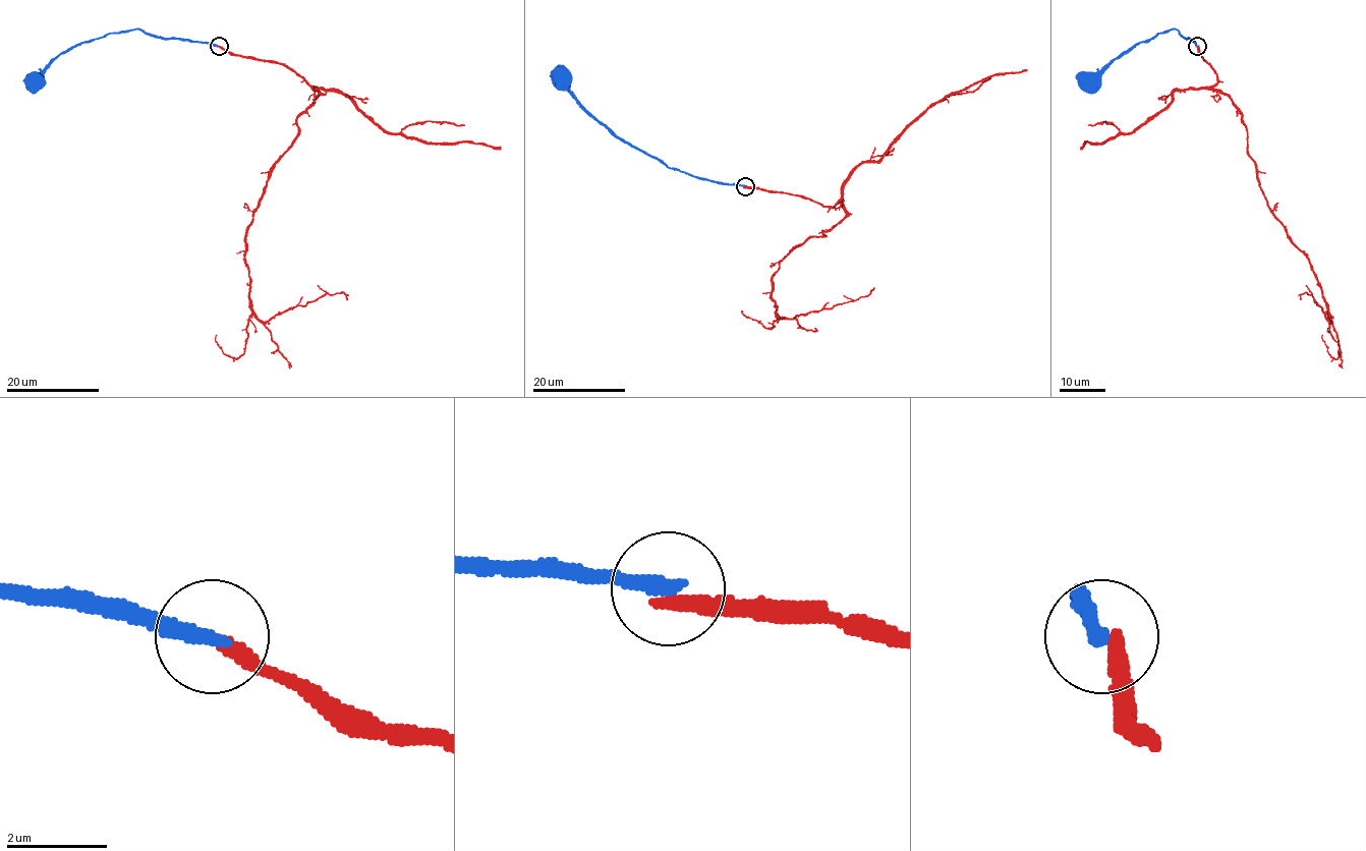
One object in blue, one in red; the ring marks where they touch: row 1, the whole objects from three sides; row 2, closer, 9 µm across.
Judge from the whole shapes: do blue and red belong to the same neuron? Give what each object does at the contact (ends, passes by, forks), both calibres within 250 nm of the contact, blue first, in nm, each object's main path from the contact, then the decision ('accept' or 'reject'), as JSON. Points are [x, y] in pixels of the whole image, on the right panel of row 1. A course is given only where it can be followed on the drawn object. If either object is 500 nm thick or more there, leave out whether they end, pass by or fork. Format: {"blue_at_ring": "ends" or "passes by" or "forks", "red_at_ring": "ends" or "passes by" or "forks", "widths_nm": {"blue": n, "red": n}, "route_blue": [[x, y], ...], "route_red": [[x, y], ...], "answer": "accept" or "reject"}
{"blue_at_ring": "ends", "red_at_ring": "ends", "widths_nm": {"blue": 320, "red": 300}, "route_blue": [[1197, 46], [1176, 30], [1170, 30], [1121, 52], [1090, 80]], "route_red": [[1197, 46], [1216, 73], [1213, 87], [1242, 115], [1267, 206], [1308, 258], [1328, 321], [1311, 293], [1301, 299]], "answer": "reject"}

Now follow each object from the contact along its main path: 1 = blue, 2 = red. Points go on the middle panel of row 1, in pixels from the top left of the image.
1: (745, 186), (693, 177), (615, 136), (558, 77), (562, 79)
2: (745, 186), (840, 203), (845, 213), (780, 263), (772, 297), (779, 317), (873, 290)

